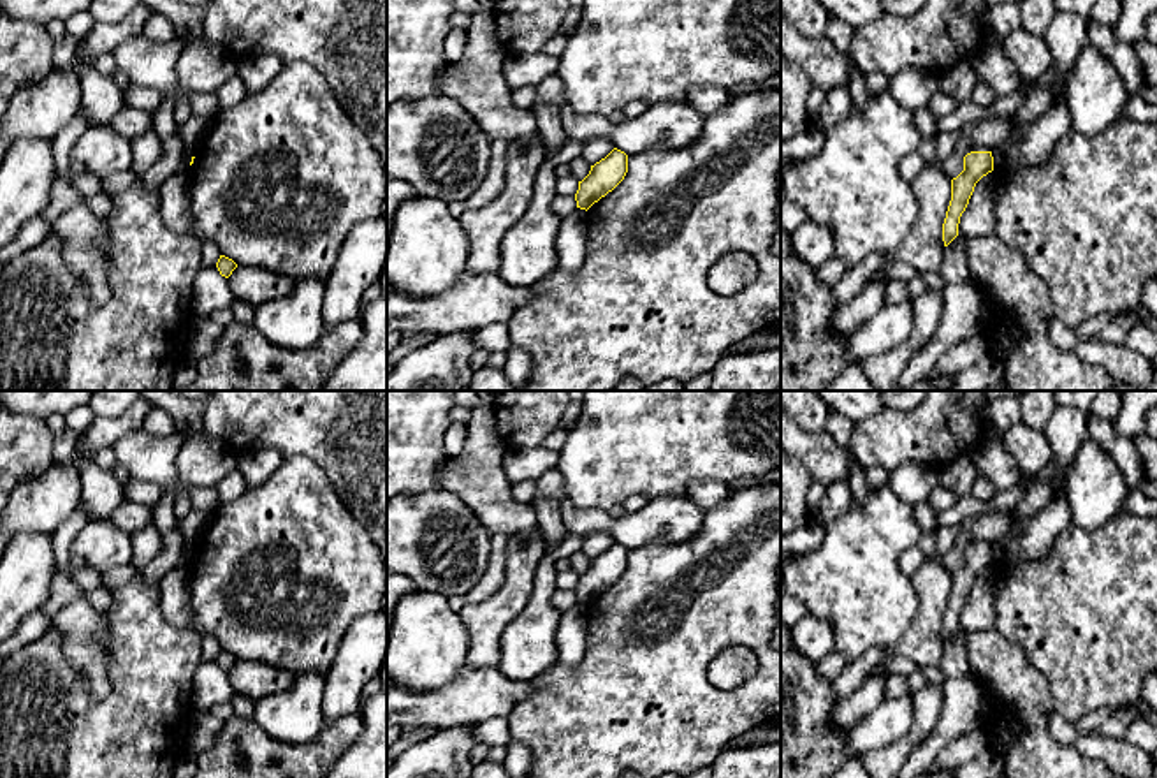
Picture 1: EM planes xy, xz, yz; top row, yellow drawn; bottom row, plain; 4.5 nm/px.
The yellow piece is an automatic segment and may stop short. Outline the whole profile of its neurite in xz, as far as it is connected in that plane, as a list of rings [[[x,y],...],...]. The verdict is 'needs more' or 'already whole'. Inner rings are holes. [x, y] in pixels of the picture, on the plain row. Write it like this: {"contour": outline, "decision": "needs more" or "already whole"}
{"contour": [[[614,542],[605,553],[591,560],[589,569],[578,576],[575,588],[577,602],[589,604],[594,597],[612,586],[628,567],[628,549]]], "decision": "already whole"}

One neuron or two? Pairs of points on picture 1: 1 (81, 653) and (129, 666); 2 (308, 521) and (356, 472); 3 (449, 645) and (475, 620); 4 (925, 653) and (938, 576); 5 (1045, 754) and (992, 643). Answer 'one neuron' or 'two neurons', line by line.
1: two neurons
2: two neurons
3: two neurons
4: one neuron
5: one neuron

